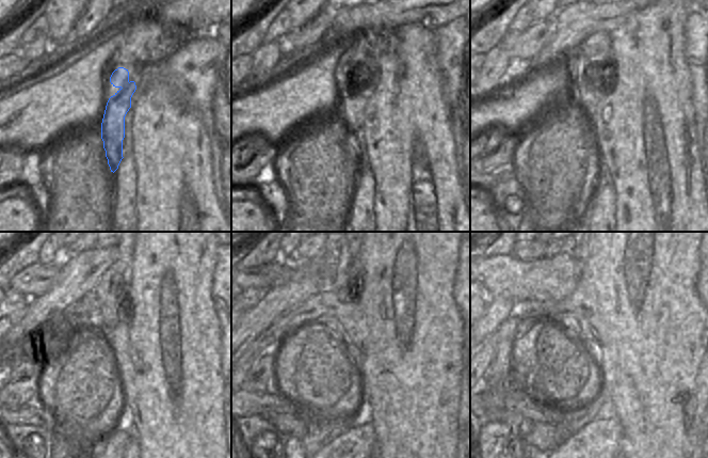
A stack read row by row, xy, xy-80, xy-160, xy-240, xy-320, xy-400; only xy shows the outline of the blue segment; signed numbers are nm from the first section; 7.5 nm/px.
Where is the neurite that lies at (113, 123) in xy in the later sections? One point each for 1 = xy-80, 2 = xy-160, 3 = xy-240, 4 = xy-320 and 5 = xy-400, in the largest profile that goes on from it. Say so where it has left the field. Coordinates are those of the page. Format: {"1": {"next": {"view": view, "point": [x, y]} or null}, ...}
{"1": {"next": {"view": "xy-80", "point": [365, 70]}}, "2": {"next": {"view": "xy-160", "point": [595, 52]}}, "3": {"next": {"view": "xy-240", "point": [111, 290]}}, "4": {"next": {"view": "xy-320", "point": [346, 285]}}, "5": {"next": {"view": "xy-400", "point": [579, 253]}}}

